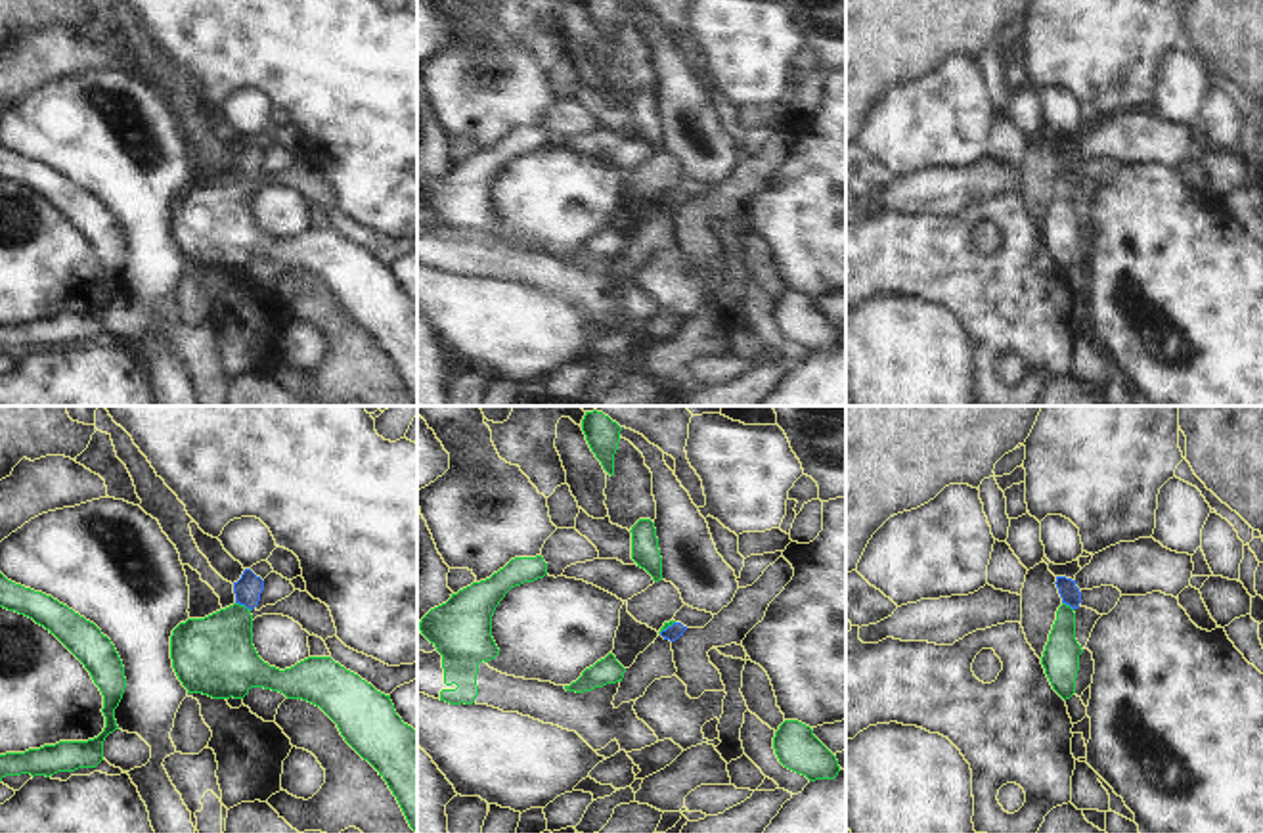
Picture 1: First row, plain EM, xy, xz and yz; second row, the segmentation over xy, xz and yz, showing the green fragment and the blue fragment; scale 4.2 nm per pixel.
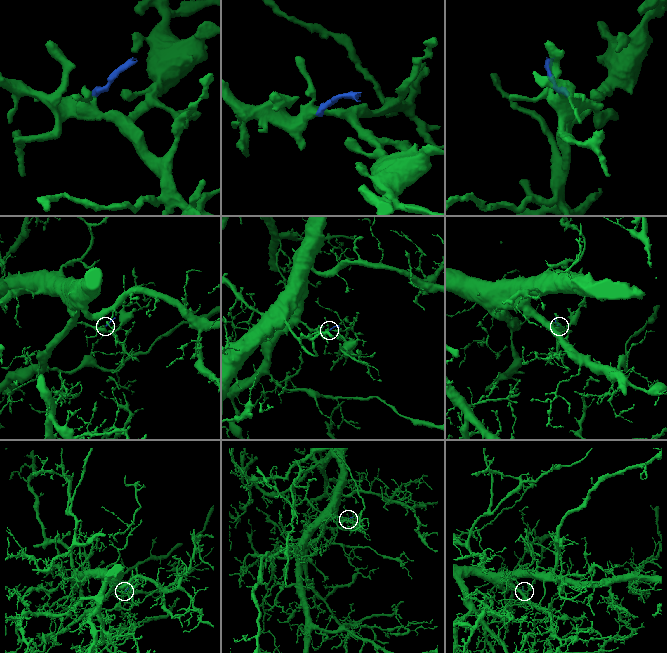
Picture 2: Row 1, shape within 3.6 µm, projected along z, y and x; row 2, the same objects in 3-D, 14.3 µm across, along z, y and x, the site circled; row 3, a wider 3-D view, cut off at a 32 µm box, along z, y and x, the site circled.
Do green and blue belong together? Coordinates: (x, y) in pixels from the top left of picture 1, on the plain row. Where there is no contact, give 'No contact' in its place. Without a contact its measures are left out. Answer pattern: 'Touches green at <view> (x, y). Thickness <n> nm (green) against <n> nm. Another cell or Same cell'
Touches green at xy (243, 177). Thickness 340 nm (green) against 120 nm. Another cell.

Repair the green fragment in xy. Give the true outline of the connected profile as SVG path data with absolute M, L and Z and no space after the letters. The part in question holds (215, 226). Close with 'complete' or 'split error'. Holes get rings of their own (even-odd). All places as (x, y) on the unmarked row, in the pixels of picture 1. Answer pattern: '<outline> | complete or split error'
M239 174L205 190L180 193L170 207L170 230L188 264L243 270L251 259L264 259L320 278L337 295L344 312L387 352L417 406L417 303L396 285L390 266L377 262L331 228L308 228L285 241L270 237L253 216L251 180Z | complete

